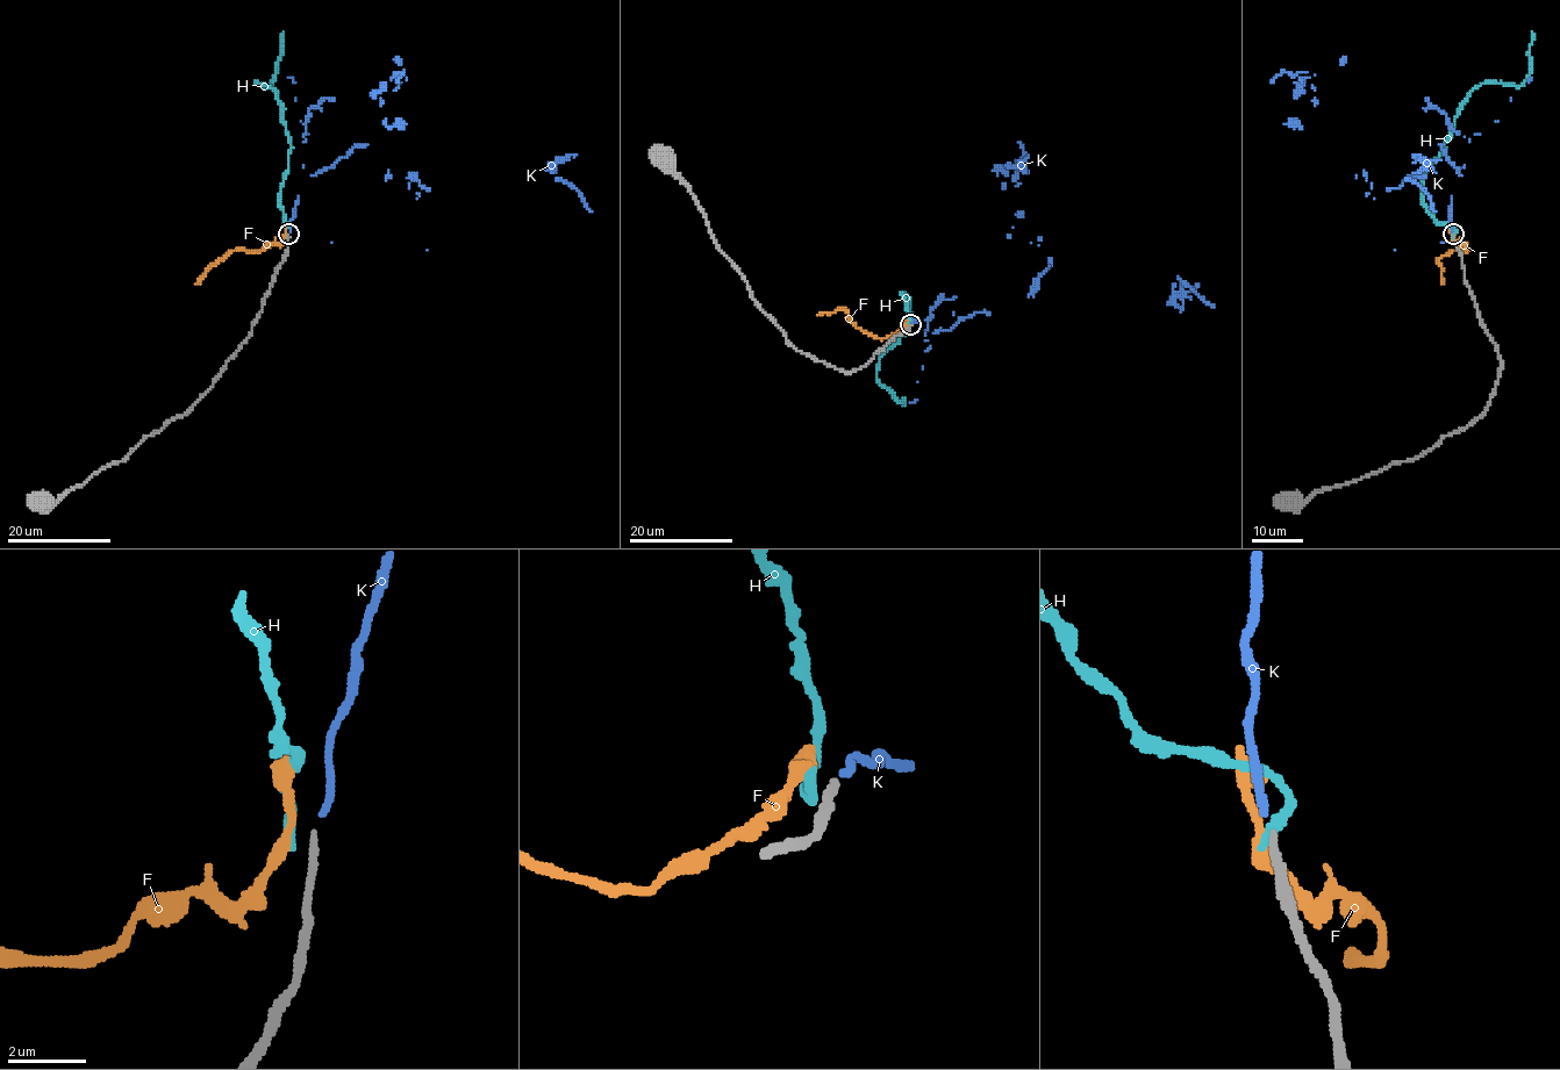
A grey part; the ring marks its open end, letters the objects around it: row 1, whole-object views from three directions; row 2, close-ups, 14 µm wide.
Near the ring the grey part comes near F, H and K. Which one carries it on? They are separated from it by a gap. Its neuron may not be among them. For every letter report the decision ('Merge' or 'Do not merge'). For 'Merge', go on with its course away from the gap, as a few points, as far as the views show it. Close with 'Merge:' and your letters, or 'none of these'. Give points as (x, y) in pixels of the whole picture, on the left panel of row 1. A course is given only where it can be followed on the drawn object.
F: Do not merge
H: Do not merge
K: Merge. Its course: (290, 231), (298, 198), (312, 176), (360, 145), (551, 173), (388, 176), (392, 78), (402, 73), (396, 81)
Merge: K

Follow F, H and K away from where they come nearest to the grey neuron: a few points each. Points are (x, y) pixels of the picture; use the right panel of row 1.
F: (1452, 232), (1467, 250), (1453, 250), (1437, 259), (1442, 267), (1443, 284)
H: (1453, 234), (1423, 202), (1423, 174), (1467, 93), (1488, 80), (1518, 86), (1528, 74), (1532, 31)
K: (1452, 231), (1451, 198), (1461, 176), (1443, 145), (1432, 170), (1367, 176), (1310, 78), (1282, 73), (1271, 81)

